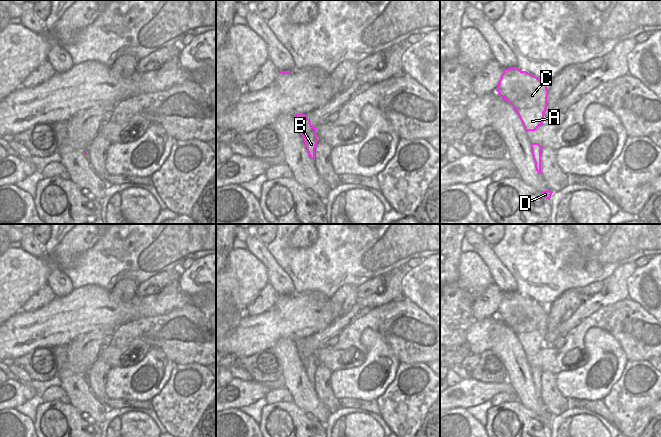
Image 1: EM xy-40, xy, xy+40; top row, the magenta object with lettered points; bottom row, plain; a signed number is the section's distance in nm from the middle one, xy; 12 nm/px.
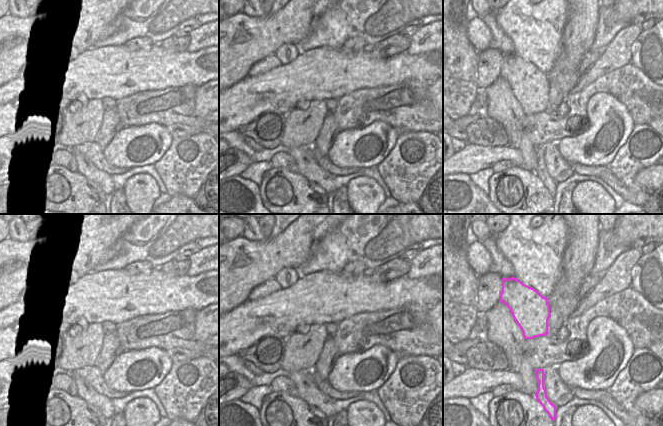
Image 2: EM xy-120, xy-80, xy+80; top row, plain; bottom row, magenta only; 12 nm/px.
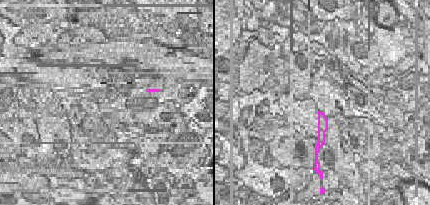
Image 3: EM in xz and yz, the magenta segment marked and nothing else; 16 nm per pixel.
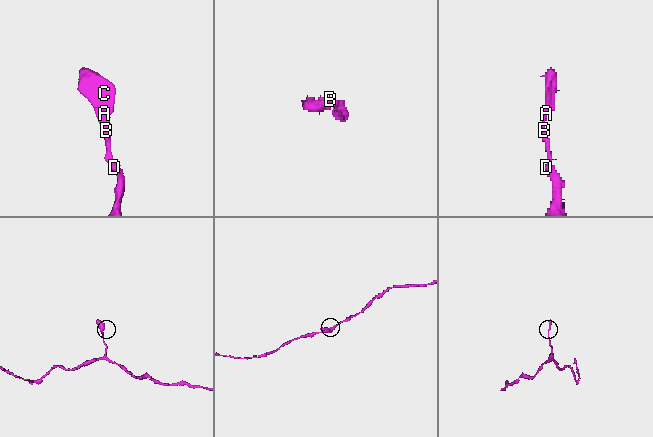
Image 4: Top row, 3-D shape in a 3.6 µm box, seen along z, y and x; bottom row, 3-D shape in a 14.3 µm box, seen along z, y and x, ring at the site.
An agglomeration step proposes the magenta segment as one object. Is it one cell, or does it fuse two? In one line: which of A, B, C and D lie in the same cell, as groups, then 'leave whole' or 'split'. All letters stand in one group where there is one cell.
groups A B C D; leave whole

